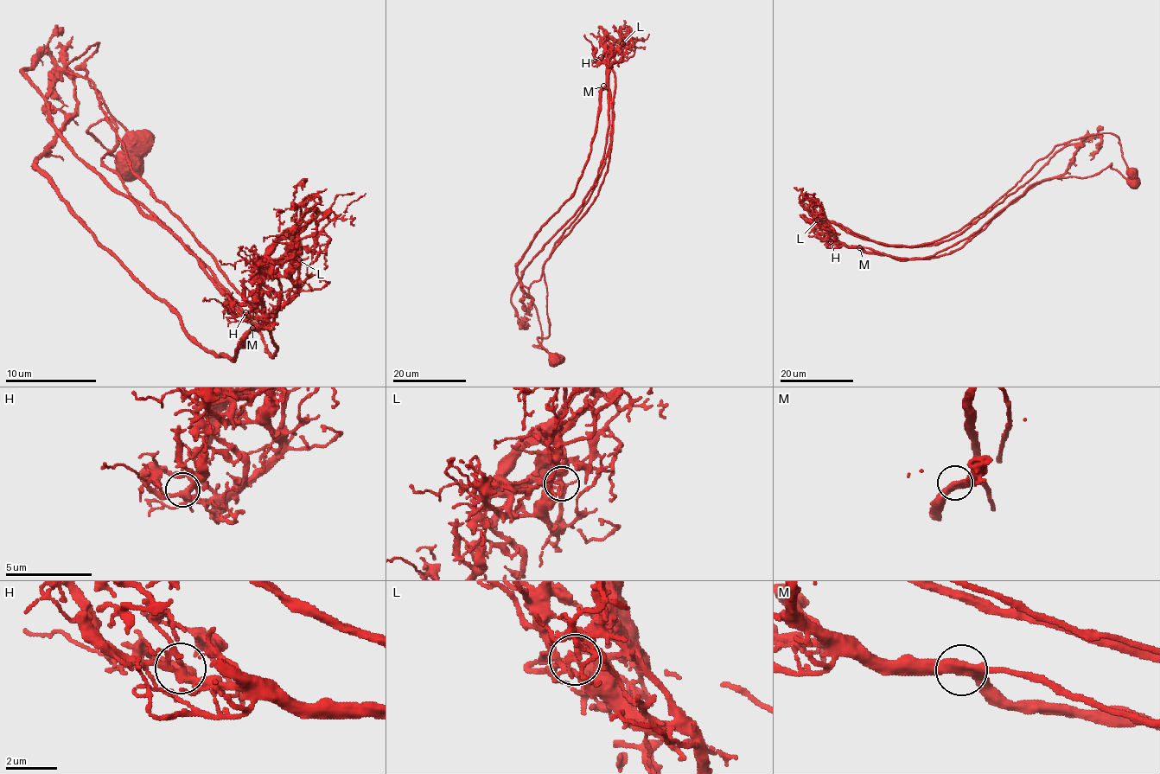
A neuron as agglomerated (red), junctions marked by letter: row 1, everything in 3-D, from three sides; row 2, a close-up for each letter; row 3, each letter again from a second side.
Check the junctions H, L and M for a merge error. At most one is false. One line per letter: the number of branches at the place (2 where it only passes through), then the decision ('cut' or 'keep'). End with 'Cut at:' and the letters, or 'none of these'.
H: branches 5; keep
L: branches 3; cut
M: branches 3; keep
Cut at: L

